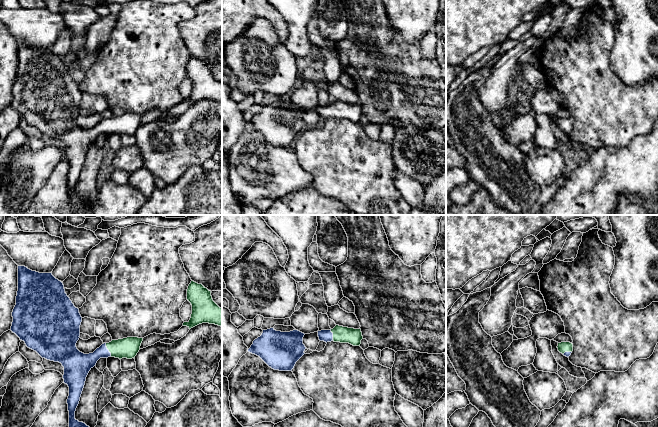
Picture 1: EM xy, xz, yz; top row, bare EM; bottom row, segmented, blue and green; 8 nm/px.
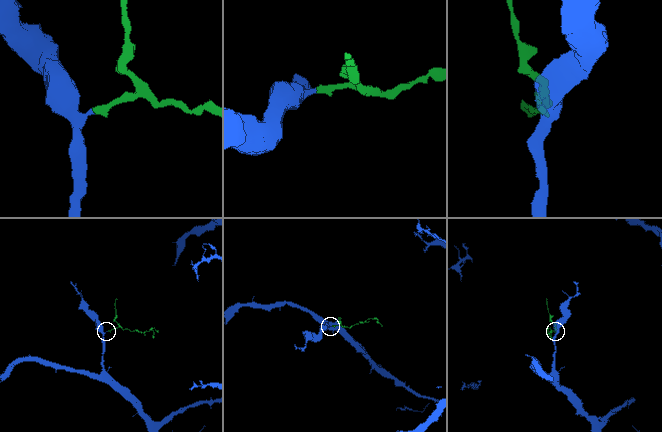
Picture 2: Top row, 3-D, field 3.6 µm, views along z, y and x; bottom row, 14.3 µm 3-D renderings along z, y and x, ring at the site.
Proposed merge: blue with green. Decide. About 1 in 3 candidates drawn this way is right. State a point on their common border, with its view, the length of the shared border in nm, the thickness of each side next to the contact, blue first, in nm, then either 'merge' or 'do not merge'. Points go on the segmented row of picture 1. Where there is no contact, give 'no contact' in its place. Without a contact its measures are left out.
xy (108, 350) | 120 nm | 170/160 nm | merge

